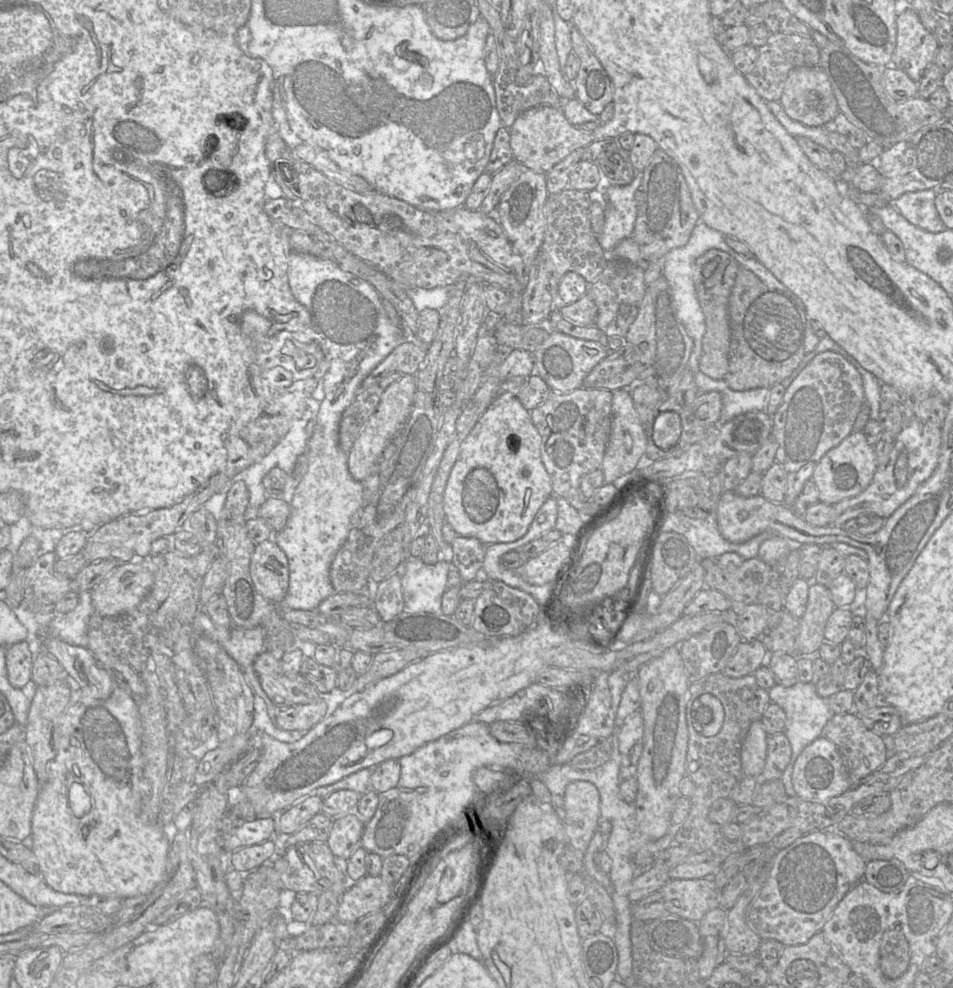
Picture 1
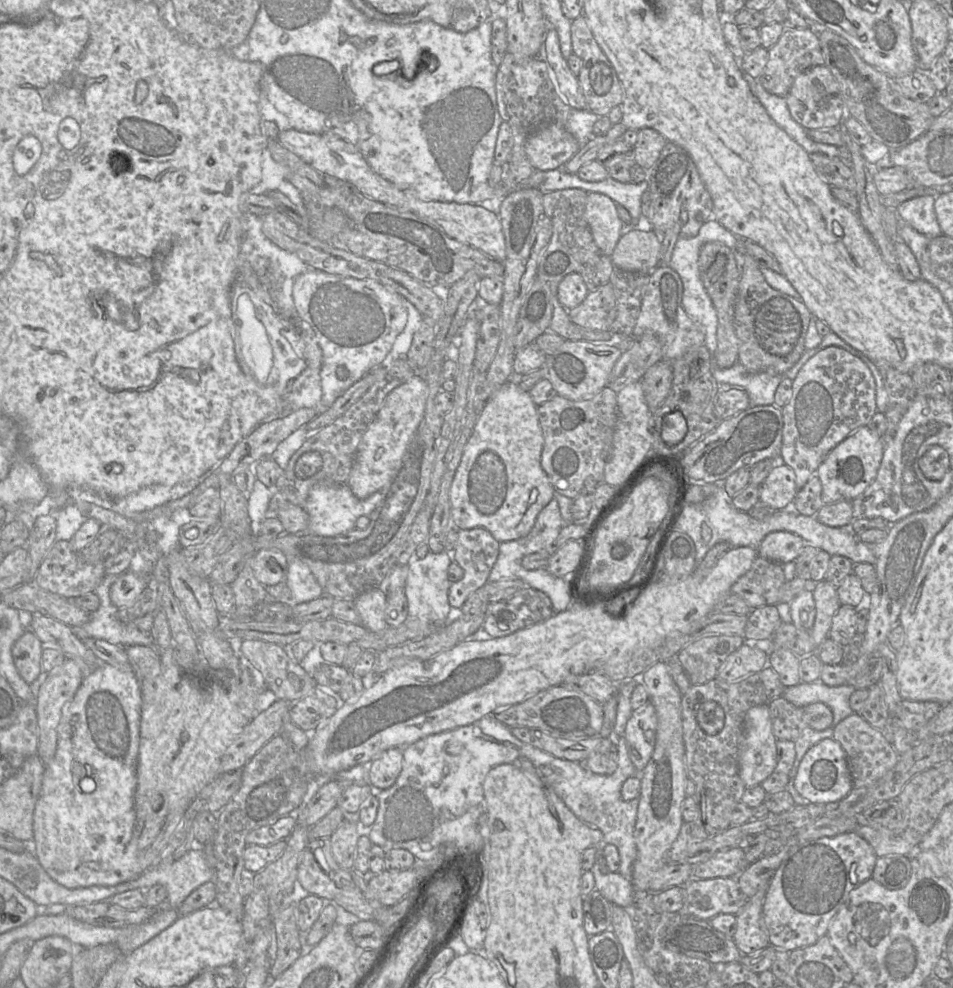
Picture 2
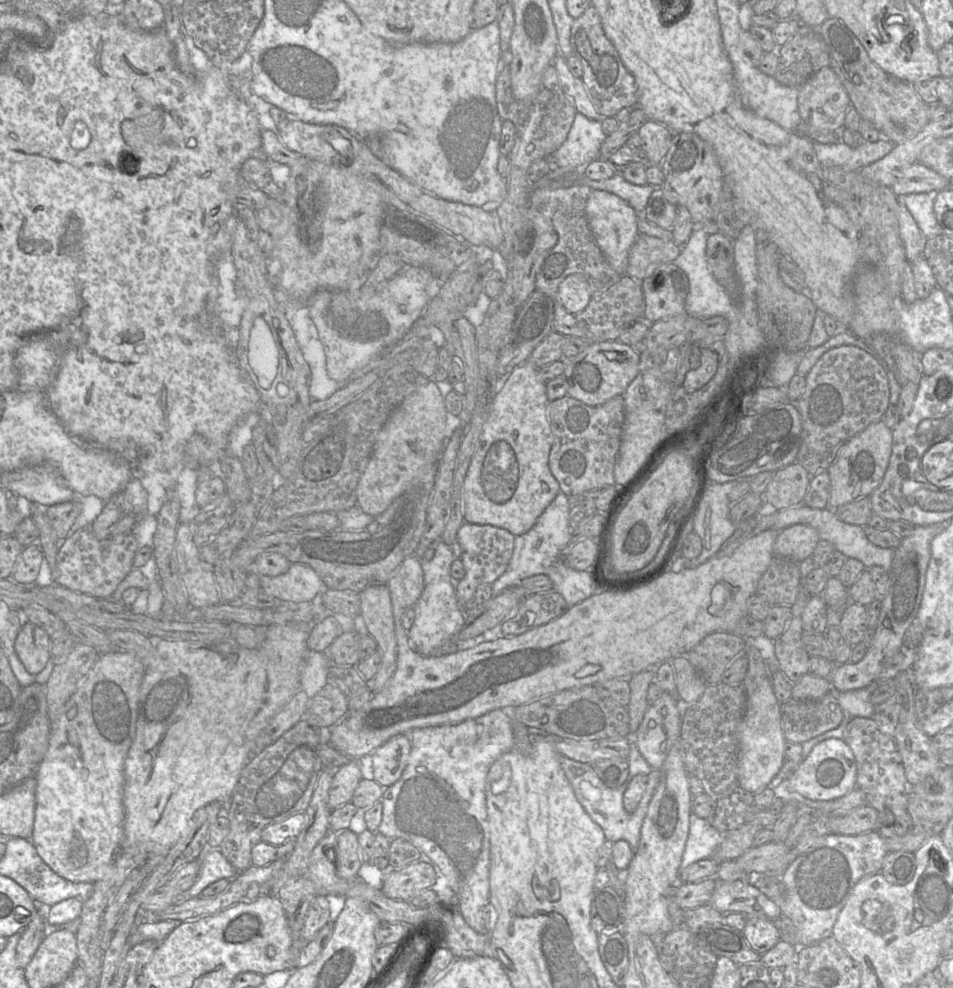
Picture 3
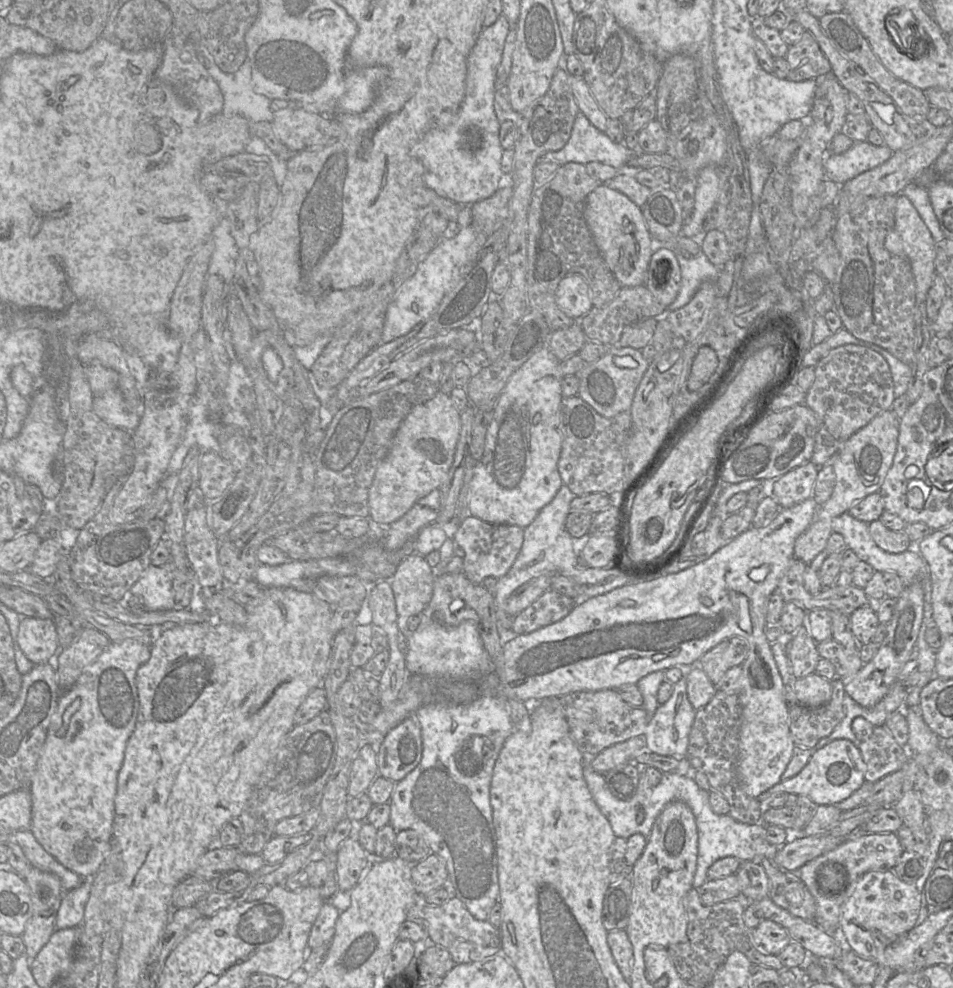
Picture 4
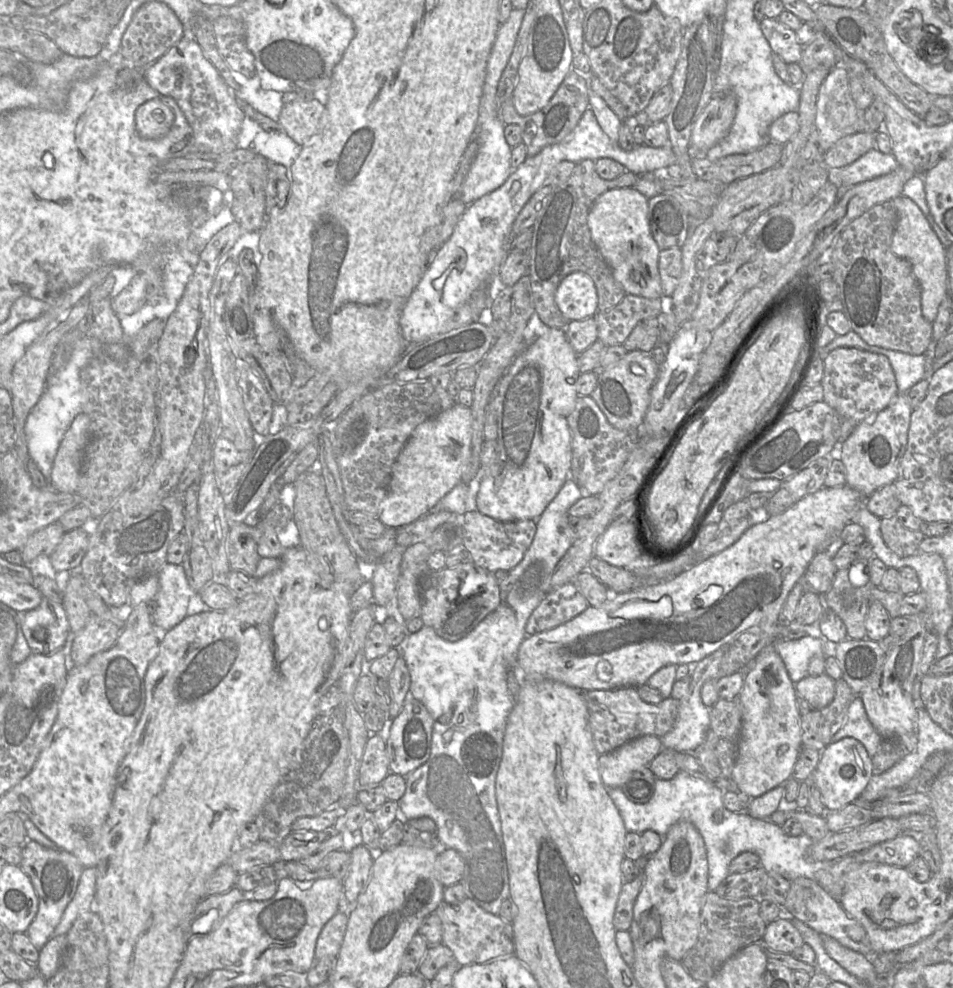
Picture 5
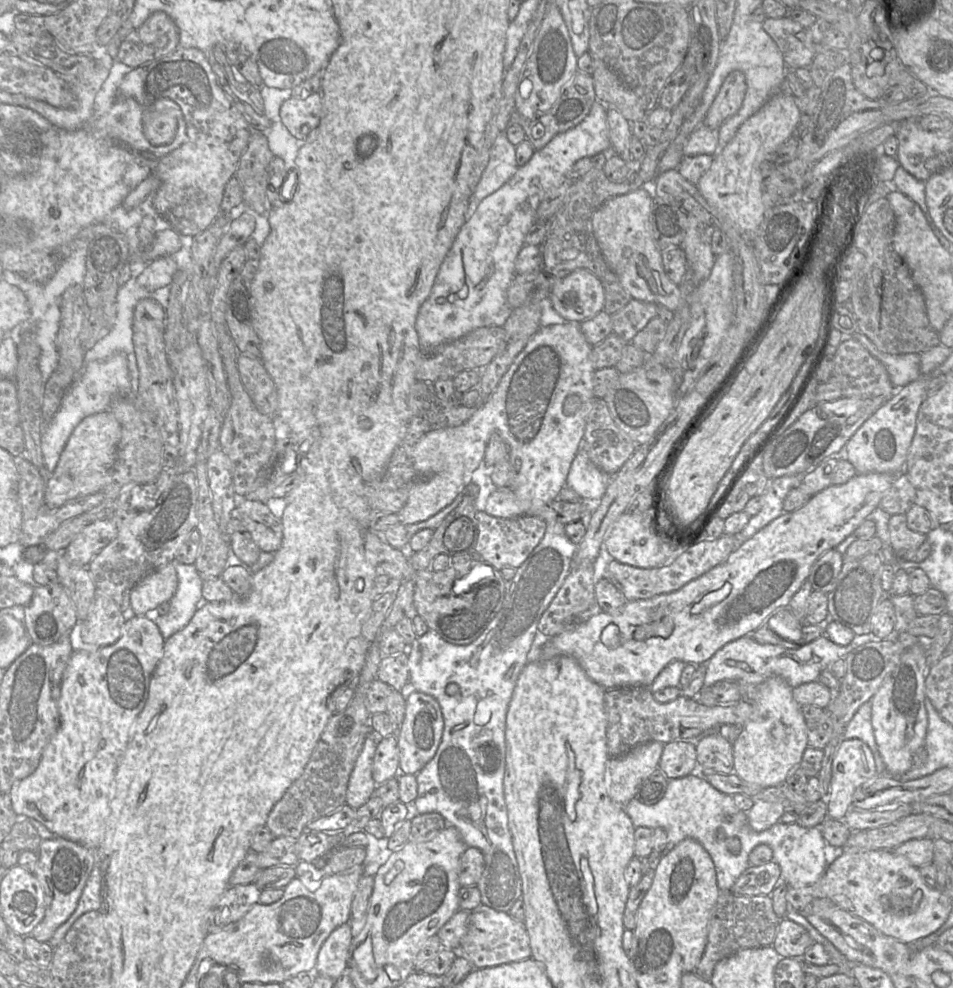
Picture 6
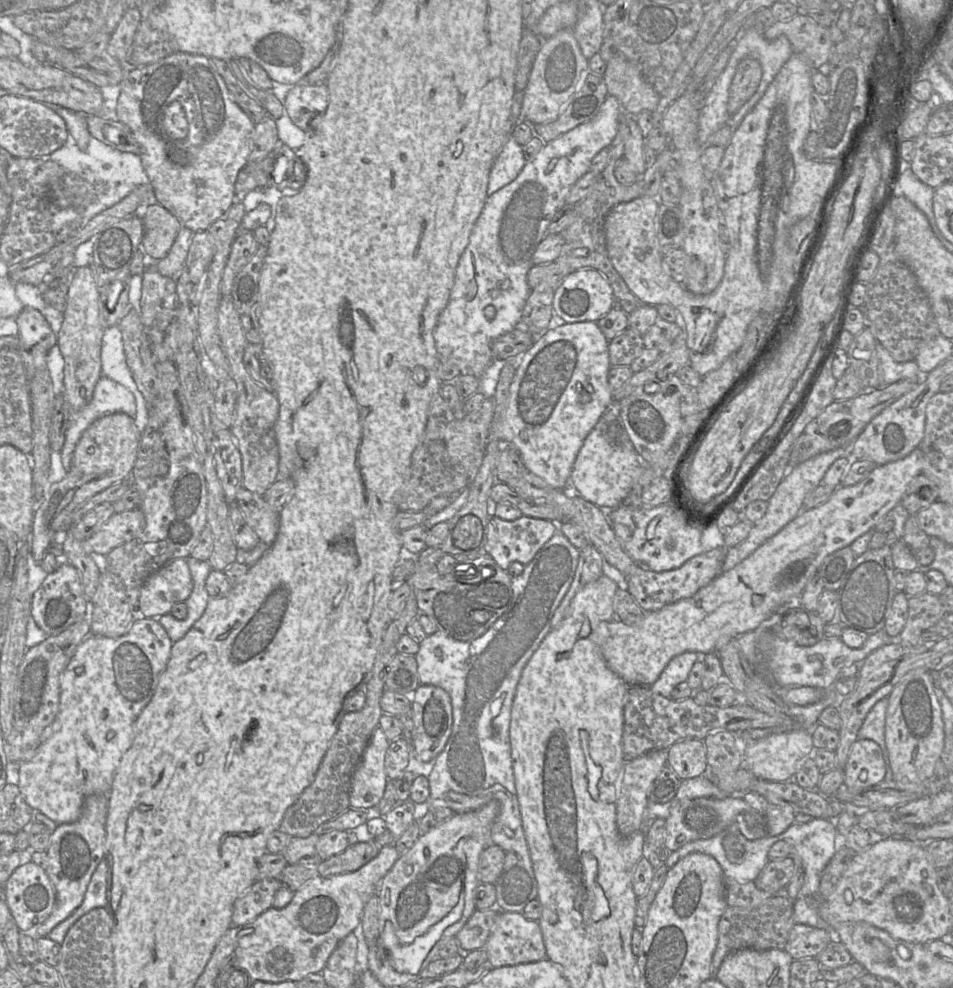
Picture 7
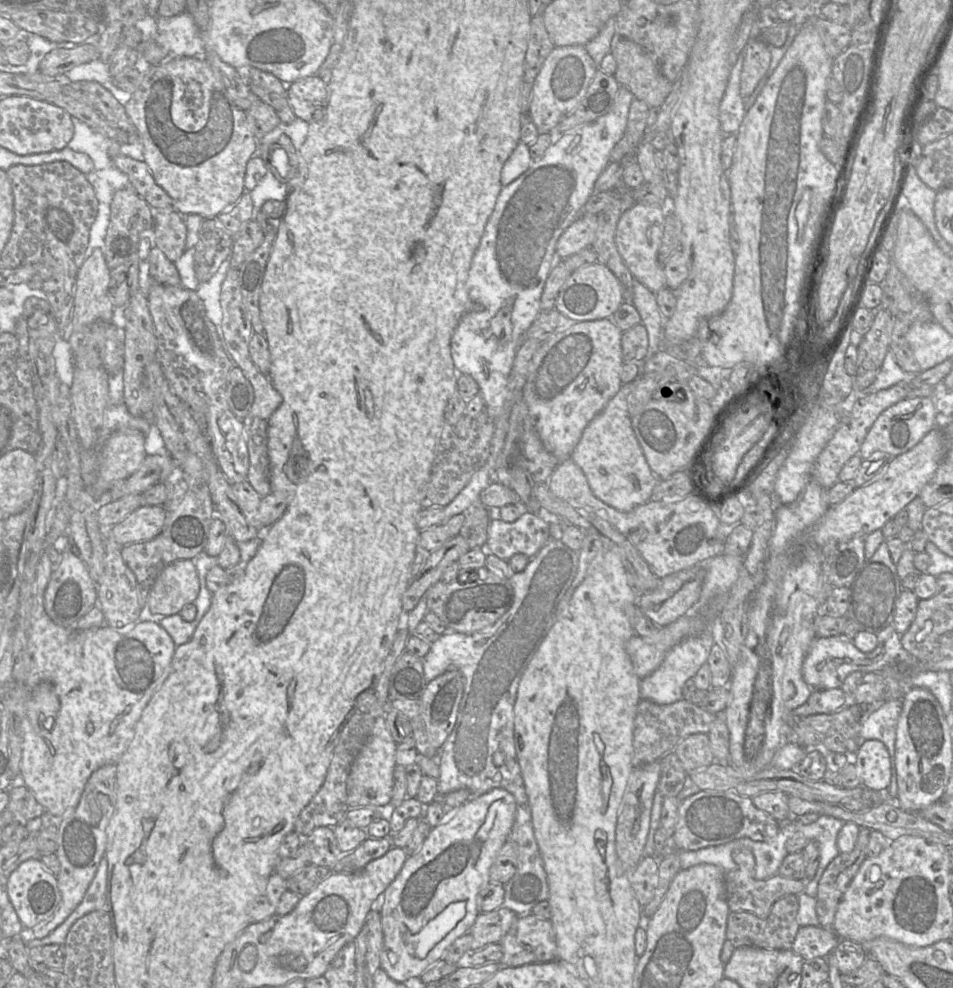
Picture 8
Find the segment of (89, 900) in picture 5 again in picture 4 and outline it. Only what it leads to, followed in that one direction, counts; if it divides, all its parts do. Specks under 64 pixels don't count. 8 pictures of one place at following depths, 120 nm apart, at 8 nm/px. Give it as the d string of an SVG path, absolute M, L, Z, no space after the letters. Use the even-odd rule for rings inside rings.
M84 879L79 887L65 892L56 916L56 930L79 927L82 924L90 890L91 880Z

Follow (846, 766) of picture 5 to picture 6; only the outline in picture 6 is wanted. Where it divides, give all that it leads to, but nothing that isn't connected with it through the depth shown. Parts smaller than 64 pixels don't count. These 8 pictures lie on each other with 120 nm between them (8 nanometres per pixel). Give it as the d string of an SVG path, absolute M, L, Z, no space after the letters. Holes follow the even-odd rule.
M860 739L842 741L832 762L828 817L843 820L855 791L877 774L873 753L866 743Z

